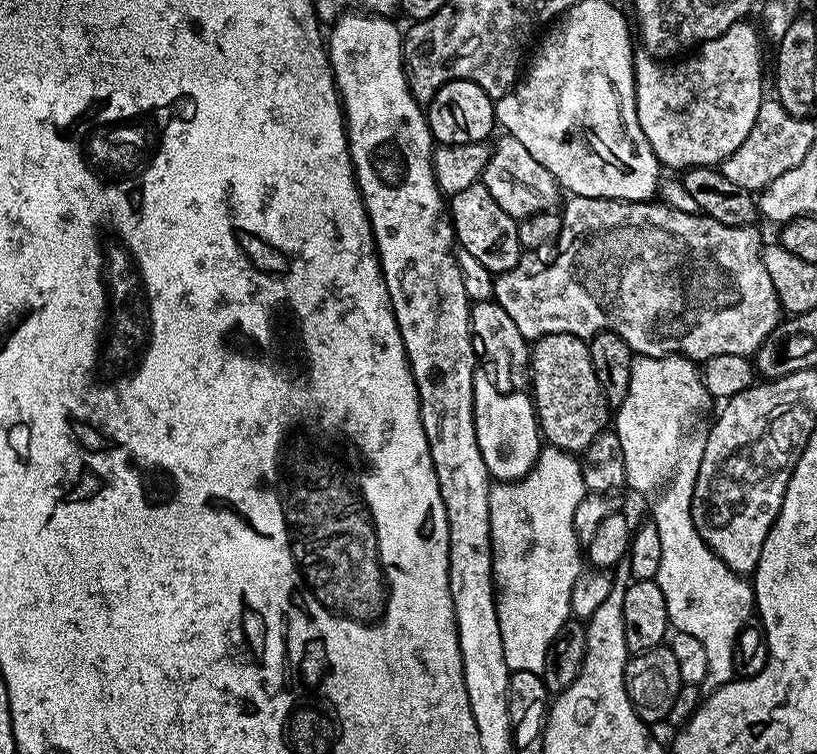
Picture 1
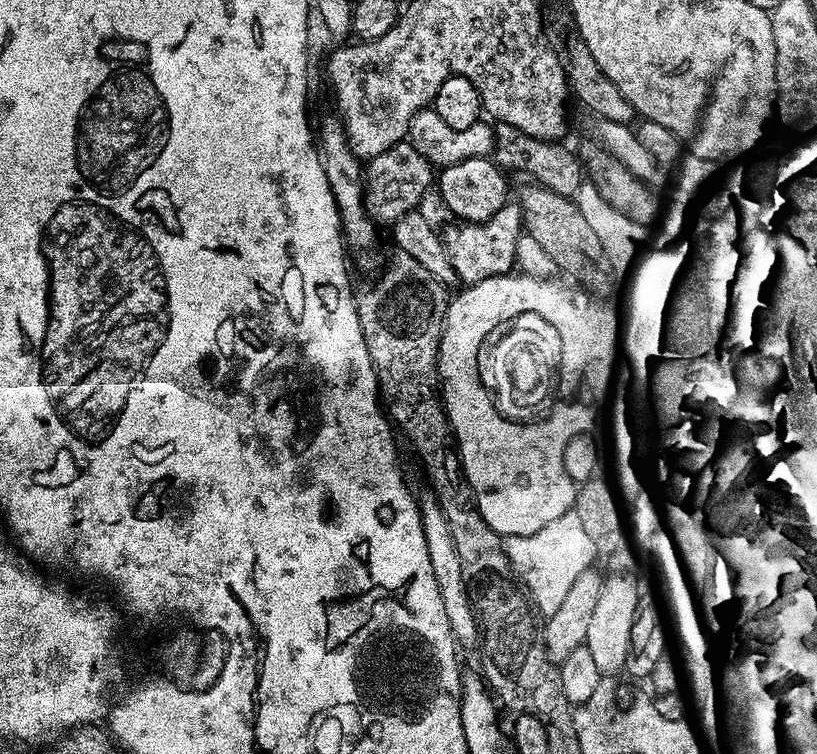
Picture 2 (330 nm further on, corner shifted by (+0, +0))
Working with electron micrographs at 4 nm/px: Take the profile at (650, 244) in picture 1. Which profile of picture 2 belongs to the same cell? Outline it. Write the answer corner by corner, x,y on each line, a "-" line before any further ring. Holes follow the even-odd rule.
505,202
502,210
498,210
498,214
494,214
494,218
490,218
481,224
465,223
460,226
460,229
453,234
452,237
447,237
446,247
448,250
448,258
450,266
454,266
454,274
457,281
461,285
467,286
477,284
491,276
506,276
513,271
516,263
516,238
522,228
522,217
520,214
519,203

